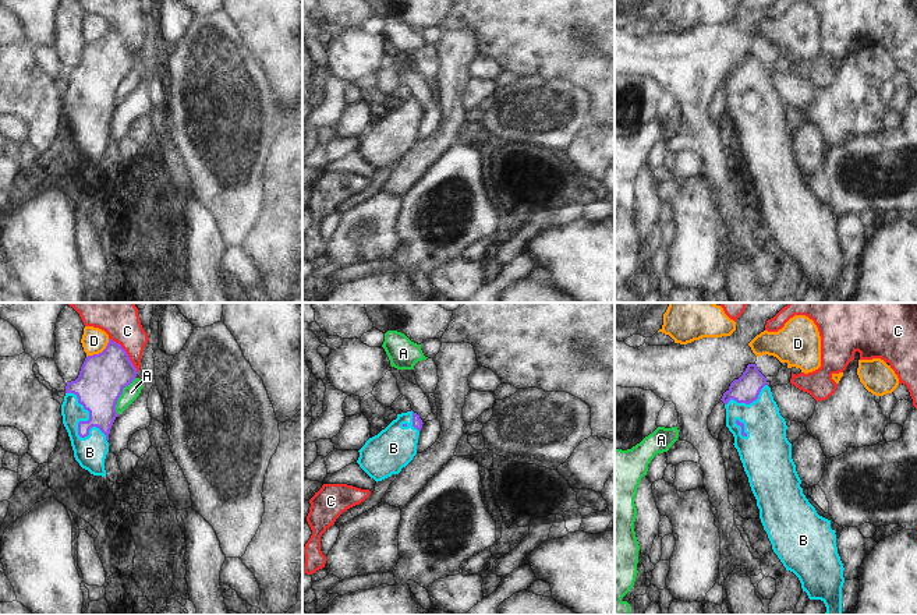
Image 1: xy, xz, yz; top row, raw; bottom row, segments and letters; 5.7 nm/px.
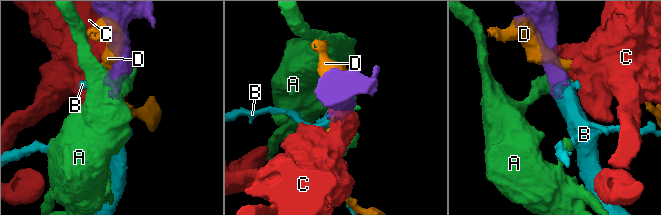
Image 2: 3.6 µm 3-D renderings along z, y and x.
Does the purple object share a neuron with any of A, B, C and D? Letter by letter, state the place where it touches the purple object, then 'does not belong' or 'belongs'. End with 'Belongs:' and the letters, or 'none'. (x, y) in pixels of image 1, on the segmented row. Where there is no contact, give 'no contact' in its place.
A: xy (120, 395) | does not belong
B: xy (78, 426) | belongs
C: xy (127, 354) | does not belong
D: xy (99, 353) | does not belong
Belongs: B

